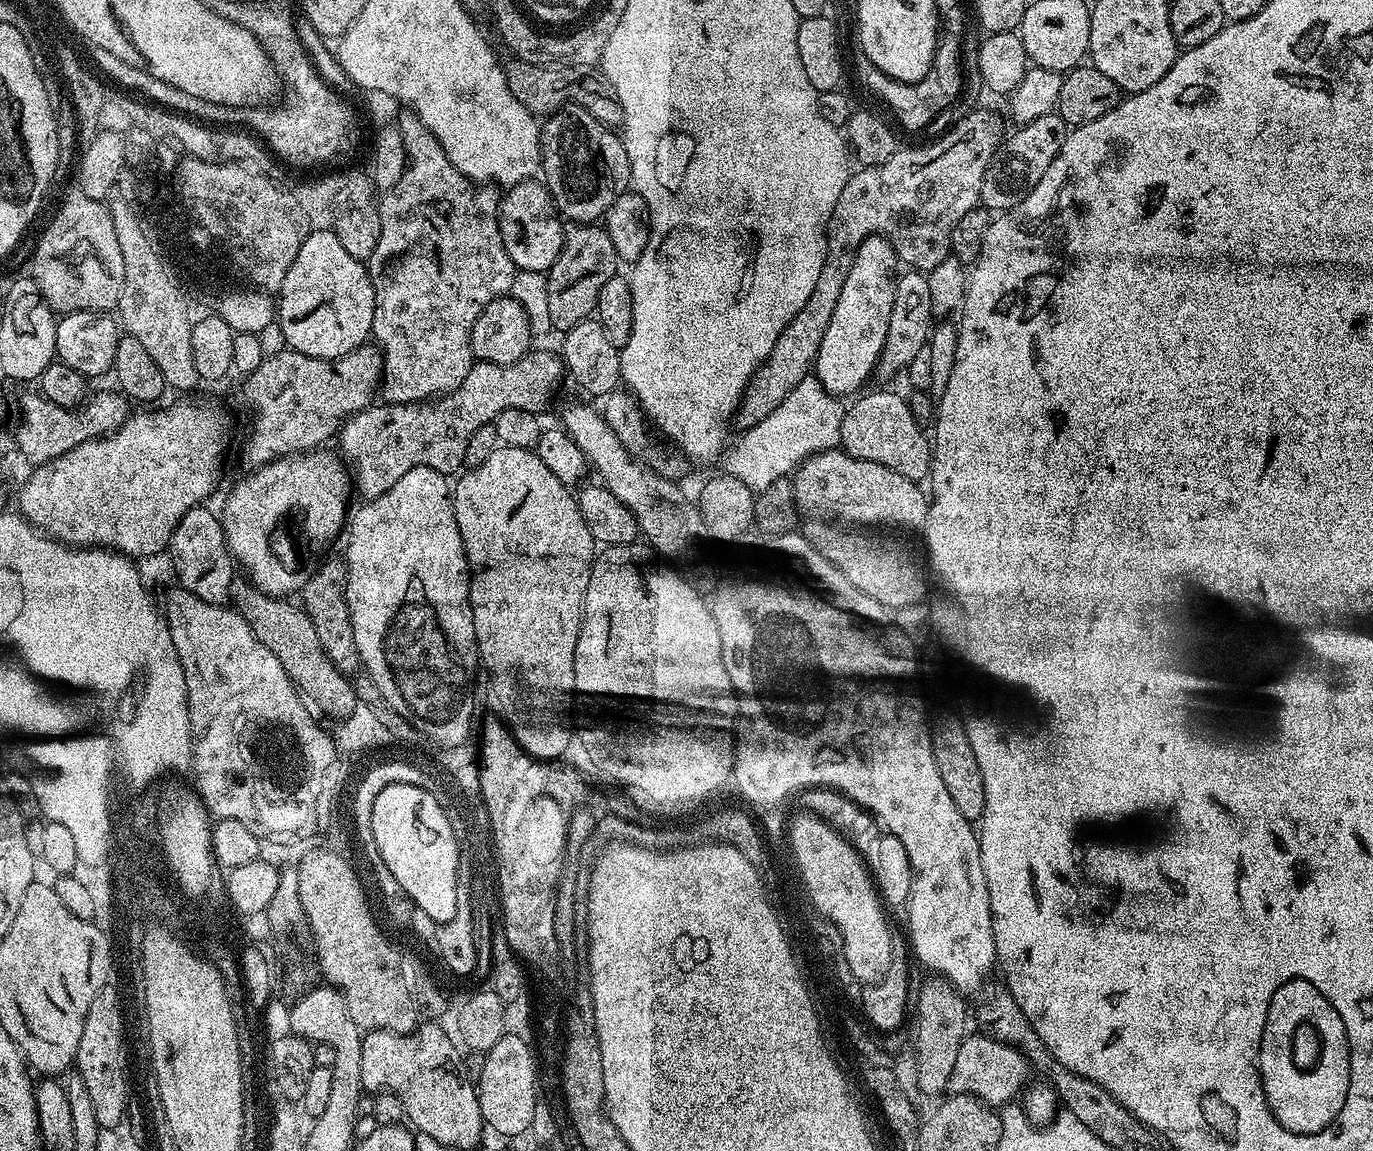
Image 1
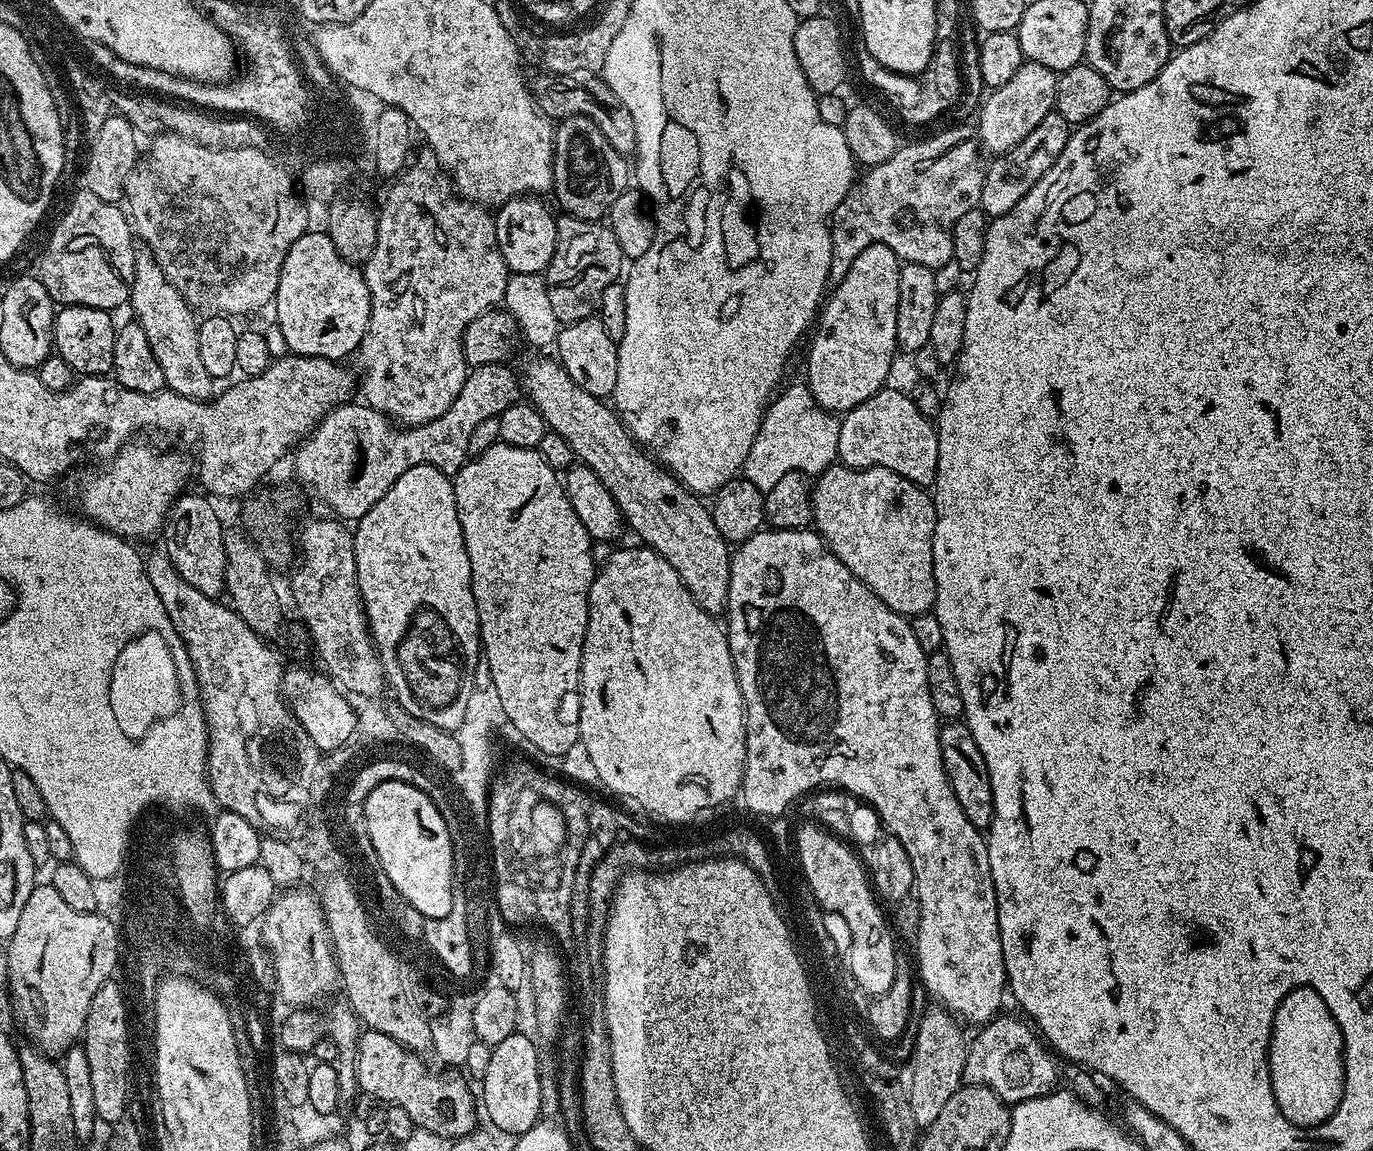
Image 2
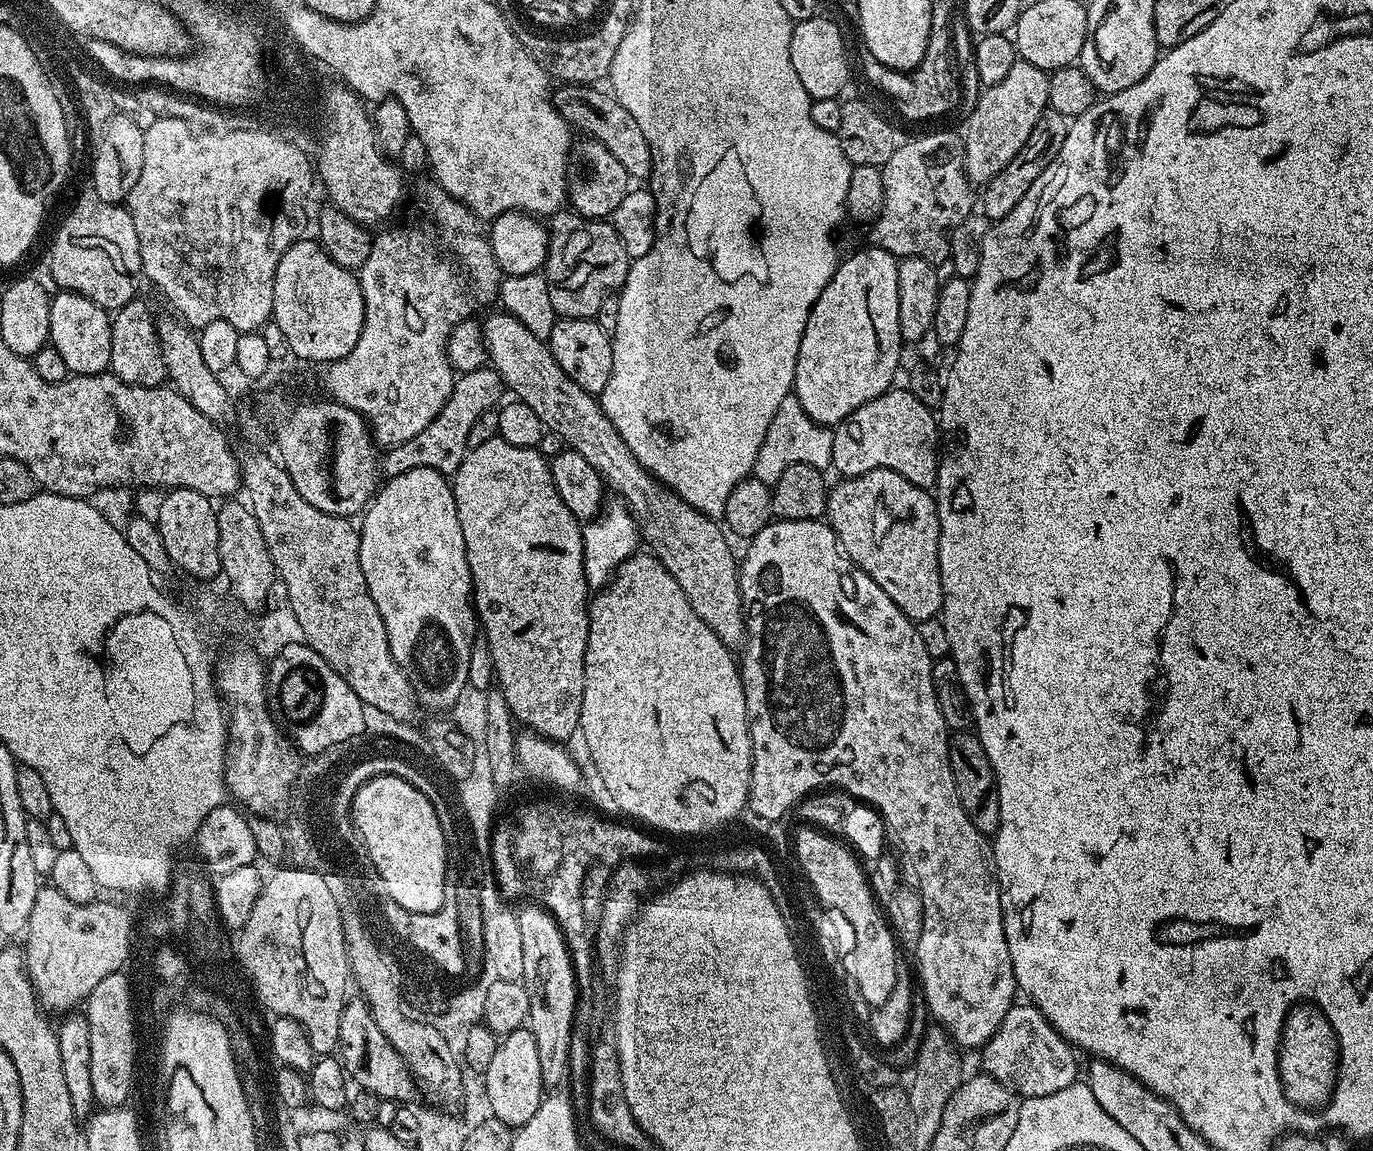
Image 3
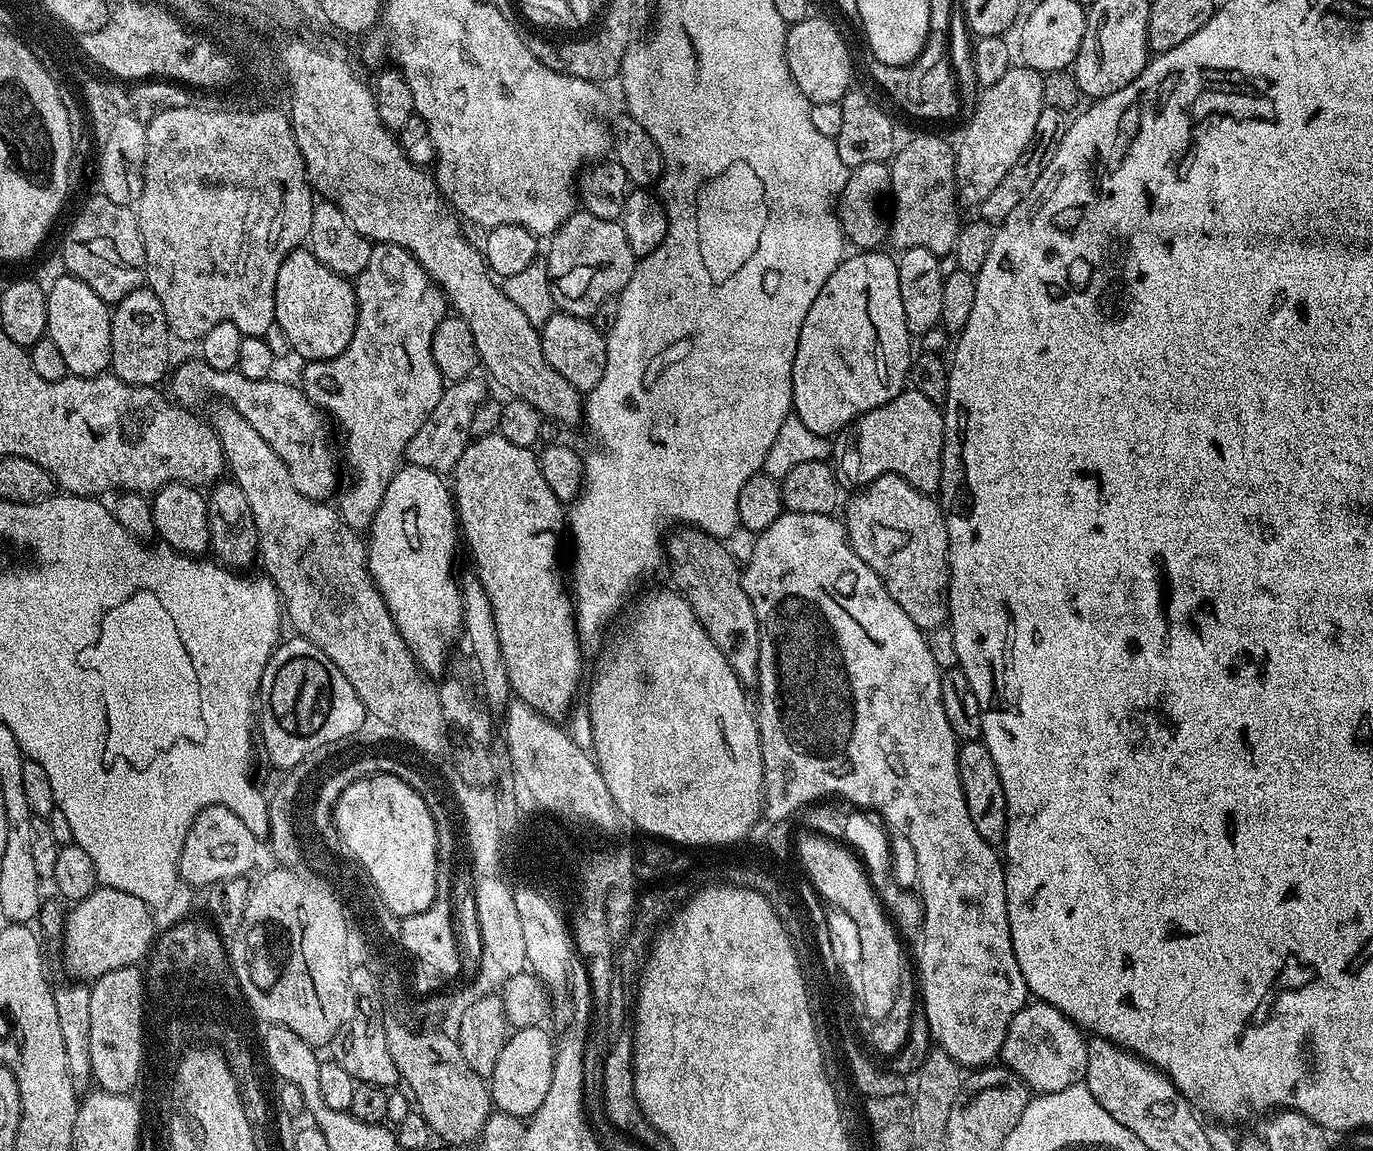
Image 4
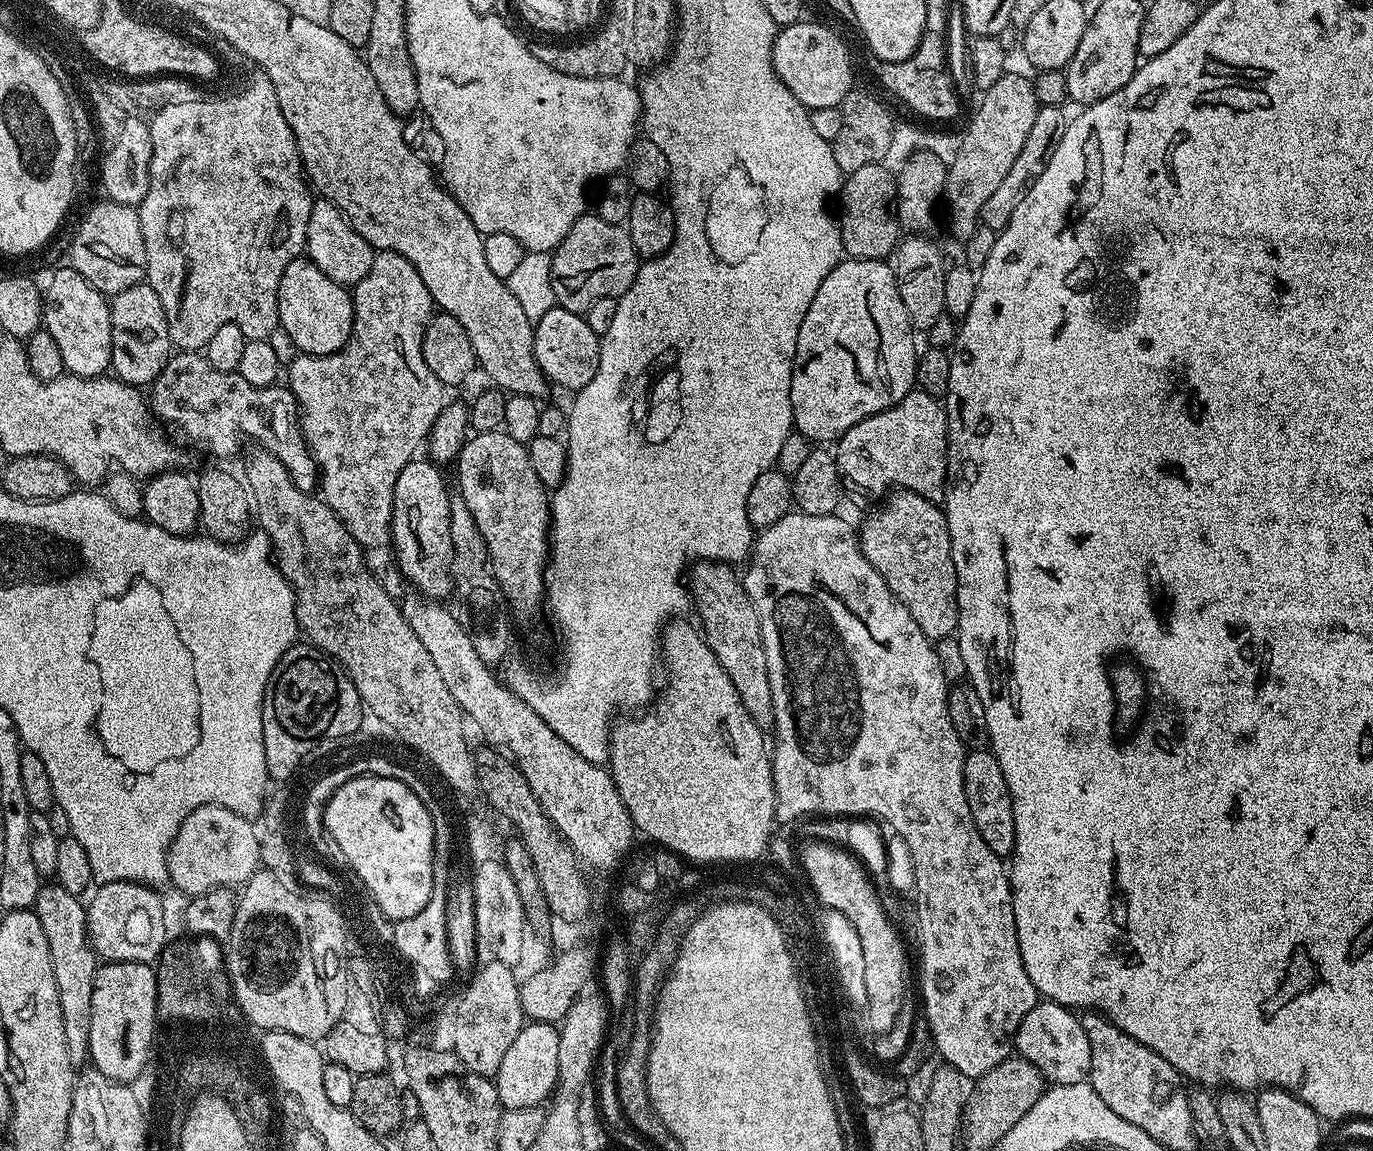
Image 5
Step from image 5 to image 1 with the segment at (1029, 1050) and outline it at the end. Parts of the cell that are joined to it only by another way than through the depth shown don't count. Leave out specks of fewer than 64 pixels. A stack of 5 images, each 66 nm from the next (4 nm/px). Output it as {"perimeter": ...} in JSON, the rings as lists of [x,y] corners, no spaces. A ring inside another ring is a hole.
{"perimeter":[[[982,1032],[977,1033],[967,1035],[959,1047],[947,1091],[951,1095],[973,1095],[992,1107],[1000,1108],[1011,1103],[1025,1089],[1031,1081],[1032,1067],[1015,1045],[1003,1043]]]}

